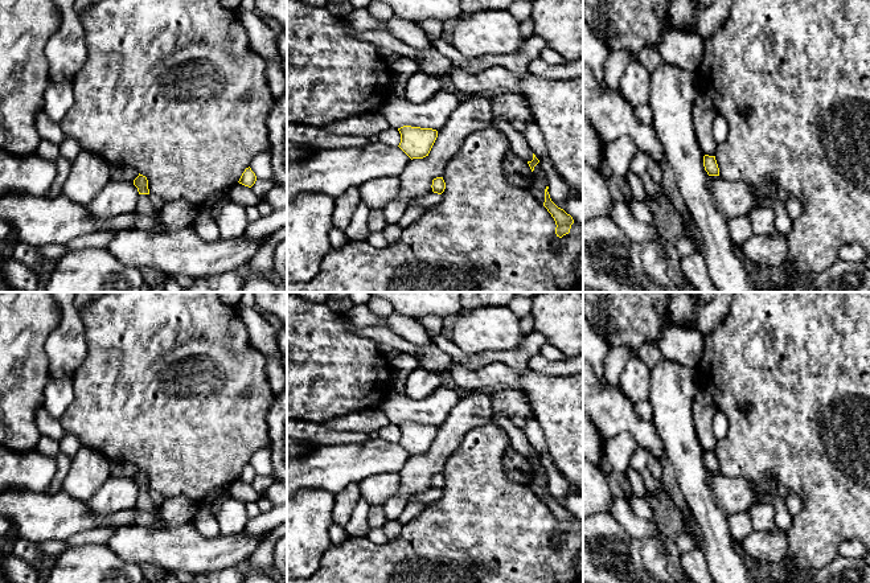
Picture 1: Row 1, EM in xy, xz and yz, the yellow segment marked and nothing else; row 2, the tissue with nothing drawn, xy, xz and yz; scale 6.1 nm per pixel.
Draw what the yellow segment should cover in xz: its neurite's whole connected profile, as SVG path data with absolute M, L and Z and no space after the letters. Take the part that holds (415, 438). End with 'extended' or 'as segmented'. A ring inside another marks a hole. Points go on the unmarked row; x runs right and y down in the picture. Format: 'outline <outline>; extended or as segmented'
outline M403 422L398 424L401 430L399 444L413 456L428 452L436 434L438 427L432 424L420 424Z; as segmented

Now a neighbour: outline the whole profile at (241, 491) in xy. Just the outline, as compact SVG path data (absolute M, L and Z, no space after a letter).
M239 479L230 485L230 496L243 504L257 502L260 497L260 494L253 488L251 484Z

